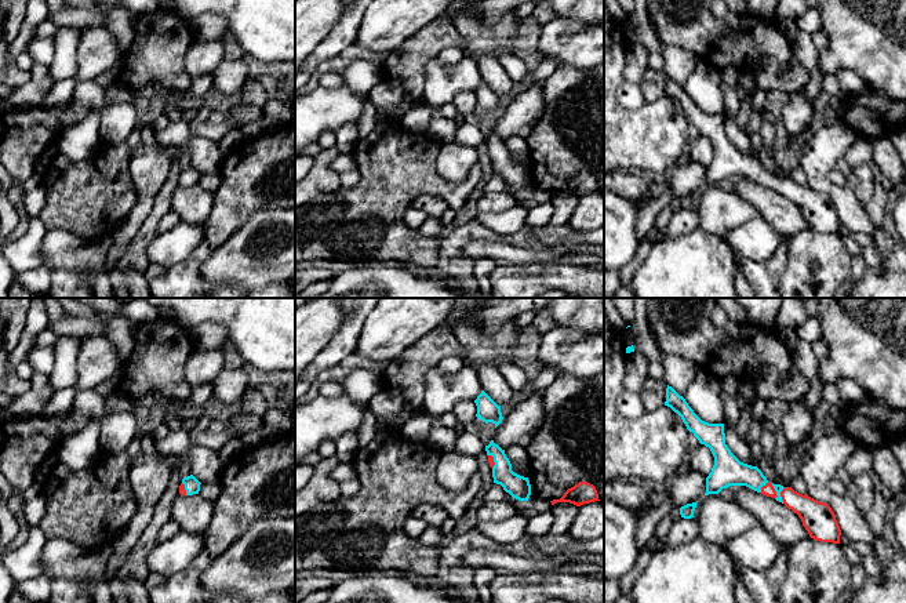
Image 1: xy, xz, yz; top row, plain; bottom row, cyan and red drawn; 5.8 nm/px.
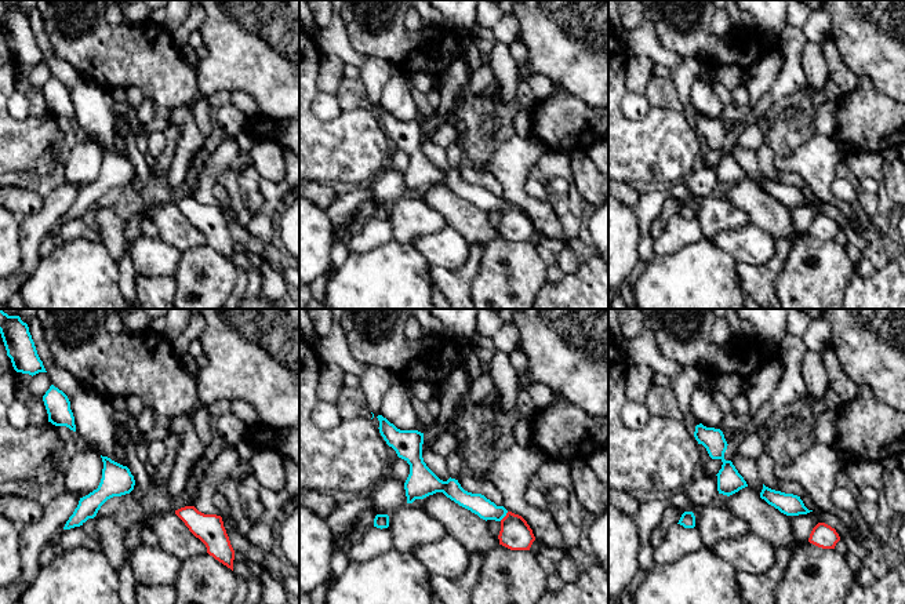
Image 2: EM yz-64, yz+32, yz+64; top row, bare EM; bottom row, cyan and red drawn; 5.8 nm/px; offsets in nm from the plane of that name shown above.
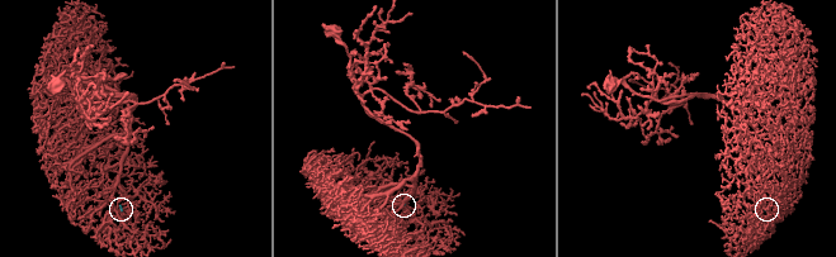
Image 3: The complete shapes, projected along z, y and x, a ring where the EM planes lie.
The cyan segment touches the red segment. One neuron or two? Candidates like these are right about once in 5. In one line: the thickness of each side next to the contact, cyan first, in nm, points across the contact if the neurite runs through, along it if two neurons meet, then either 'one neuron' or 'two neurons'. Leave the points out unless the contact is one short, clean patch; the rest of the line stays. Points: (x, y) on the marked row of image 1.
calibres 50 and 160 nm; way yz (778, 487), (777, 494), (788, 496), (814, 515); one neuron

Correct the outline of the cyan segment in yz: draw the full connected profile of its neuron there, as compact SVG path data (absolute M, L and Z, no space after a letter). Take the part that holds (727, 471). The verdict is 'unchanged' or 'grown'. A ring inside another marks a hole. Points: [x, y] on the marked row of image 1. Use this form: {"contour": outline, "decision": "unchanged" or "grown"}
{"contour": "M672 386L666 388L665 406L677 413L687 429L701 444L710 448L714 457L712 472L706 477L706 493L718 494L729 486L746 486L767 497L785 504L798 515L809 537L821 542L840 544L841 530L832 508L807 494L803 495L792 487L768 482L757 466L741 462L725 444L724 424L702 421Z", "decision": "grown"}

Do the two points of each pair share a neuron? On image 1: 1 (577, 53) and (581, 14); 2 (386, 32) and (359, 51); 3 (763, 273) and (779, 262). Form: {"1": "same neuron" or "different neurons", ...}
{"1": "different neurons", "2": "different neurons", "3": "same neuron"}

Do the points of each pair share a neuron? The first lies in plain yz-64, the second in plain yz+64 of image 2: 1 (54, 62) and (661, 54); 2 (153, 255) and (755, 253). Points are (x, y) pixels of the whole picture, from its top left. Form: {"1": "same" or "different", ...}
{"1": "different", "2": "same"}

